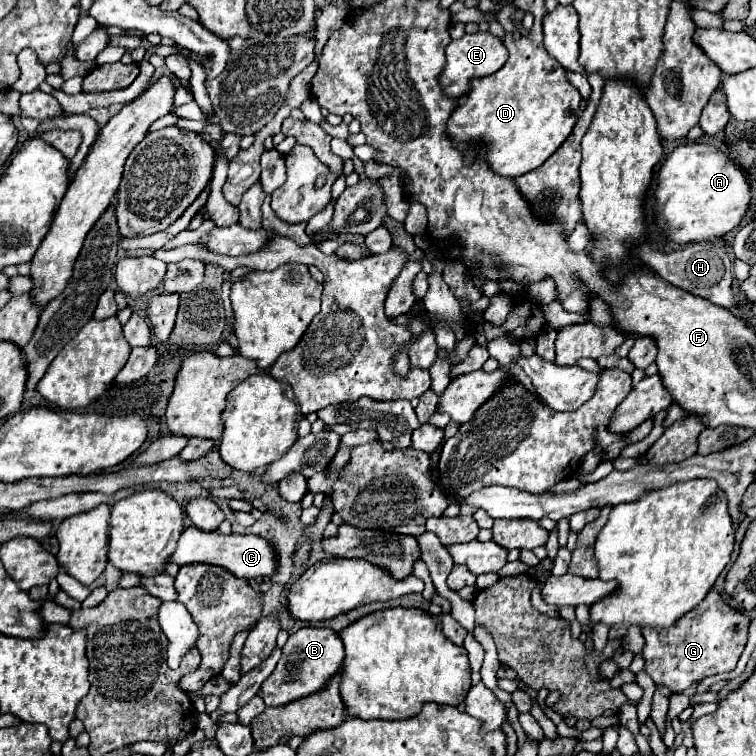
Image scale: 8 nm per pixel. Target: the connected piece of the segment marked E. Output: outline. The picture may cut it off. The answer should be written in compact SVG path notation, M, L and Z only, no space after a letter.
M476 32L476 34L464 34L458 40L452 40L446 46L446 68L440 74L440 86L446 96L450 98L462 98L470 90L472 78L482 78L488 74L498 72L508 60L508 50L504 48L502 40L492 36L490 32Z

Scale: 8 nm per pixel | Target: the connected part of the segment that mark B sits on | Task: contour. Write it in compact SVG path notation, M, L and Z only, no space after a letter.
M312 626L300 628L286 640L278 666L274 668L272 676L268 676L268 680L264 680L262 684L264 704L266 706L286 706L294 700L300 700L304 696L324 690L330 678L340 670L342 660L344 660L344 646L342 646L340 636L334 630L312 628Z

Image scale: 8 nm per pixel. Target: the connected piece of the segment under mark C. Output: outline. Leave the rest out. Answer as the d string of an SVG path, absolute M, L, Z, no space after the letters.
M186 528L178 540L178 548L172 554L172 562L184 566L192 562L204 562L228 568L238 578L266 578L272 576L278 568L278 554L268 538L256 534L220 534L220 532L204 532L200 528Z

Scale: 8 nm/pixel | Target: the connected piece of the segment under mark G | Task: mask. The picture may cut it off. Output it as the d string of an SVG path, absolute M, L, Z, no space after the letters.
M710 590L708 596L696 608L692 608L692 612L684 614L670 628L644 626L642 630L646 638L646 646L642 650L642 656L646 660L644 668L656 684L664 684L672 692L682 692L692 682L700 682L706 676L732 672L744 652L748 624L750 618L744 612L728 606L718 590Z

